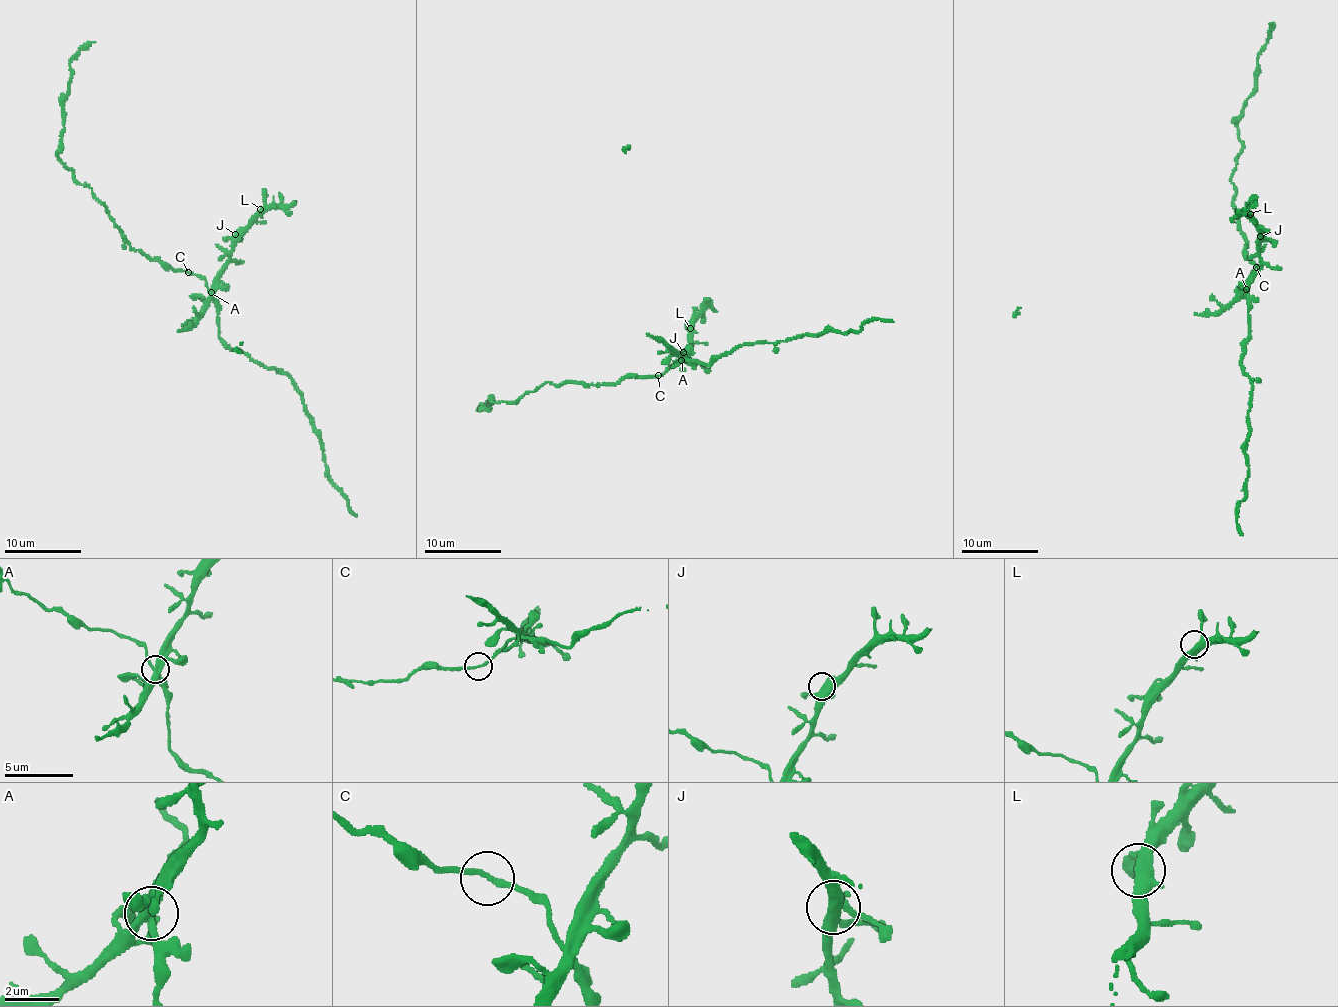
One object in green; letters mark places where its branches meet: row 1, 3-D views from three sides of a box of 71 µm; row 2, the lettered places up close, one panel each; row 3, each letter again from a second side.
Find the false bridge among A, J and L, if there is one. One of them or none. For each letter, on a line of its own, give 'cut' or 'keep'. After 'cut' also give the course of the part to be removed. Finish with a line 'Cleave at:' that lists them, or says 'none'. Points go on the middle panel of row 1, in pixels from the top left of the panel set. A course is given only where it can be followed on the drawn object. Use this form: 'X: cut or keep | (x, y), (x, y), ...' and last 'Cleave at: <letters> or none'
A: keep
J: keep
L: keep
Cleave at: none

